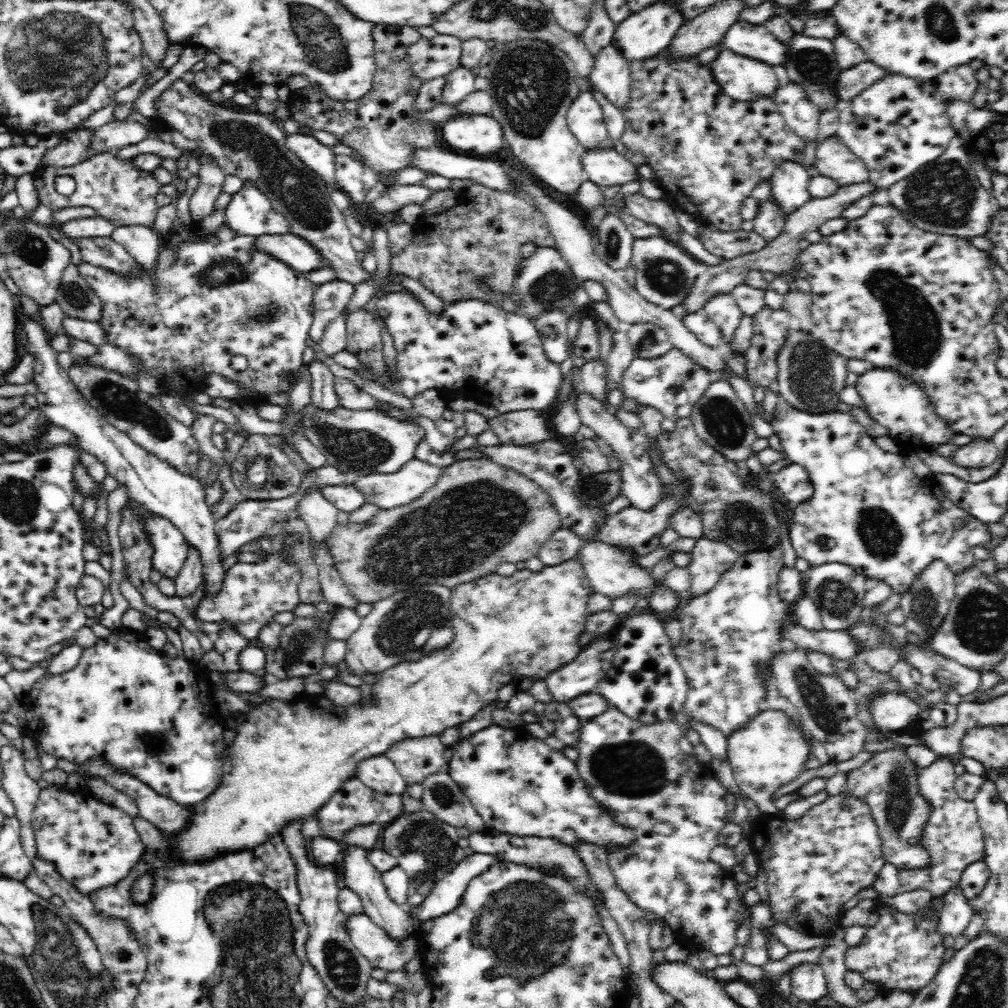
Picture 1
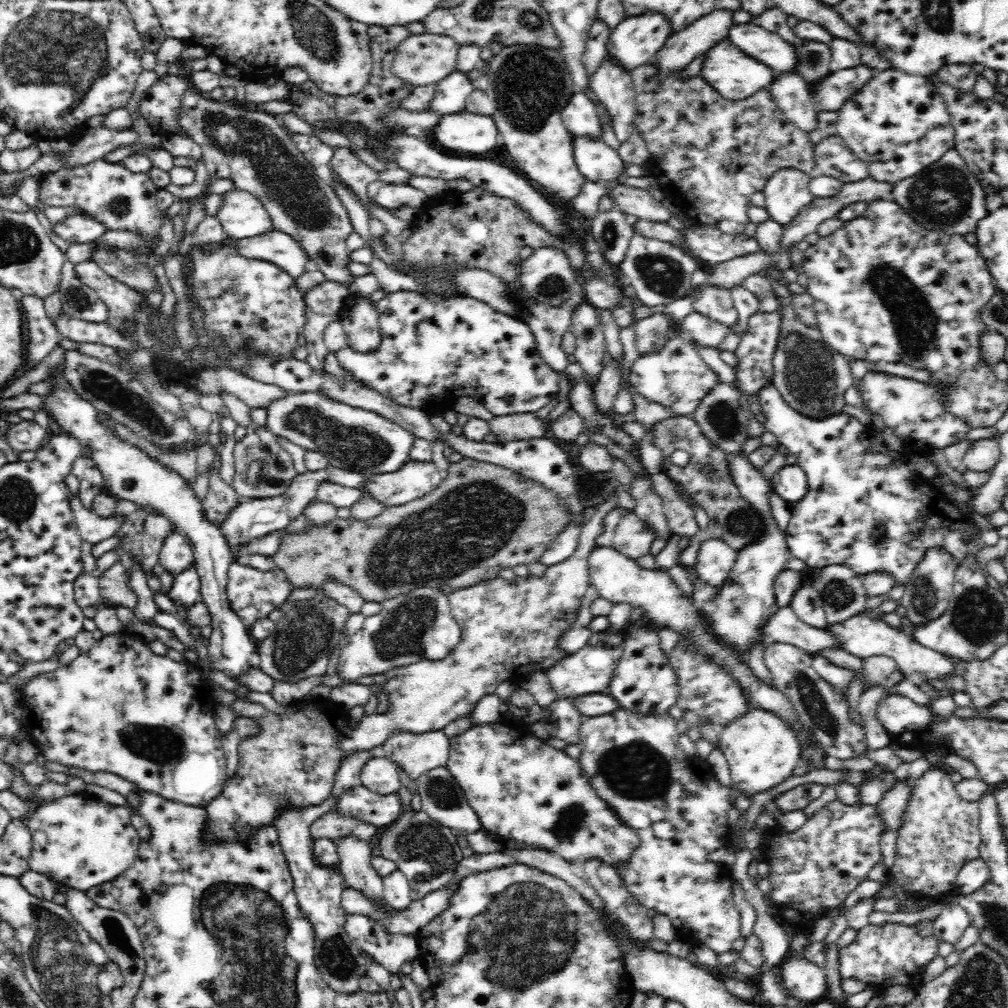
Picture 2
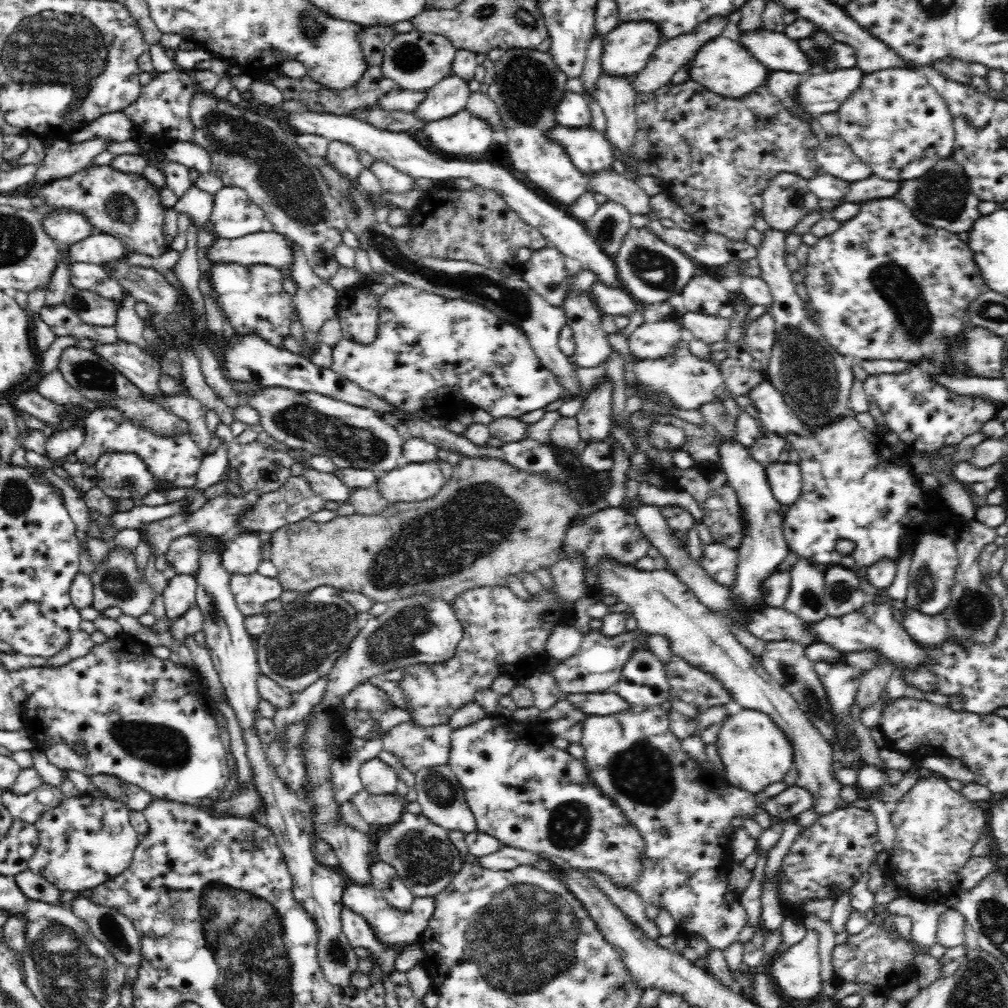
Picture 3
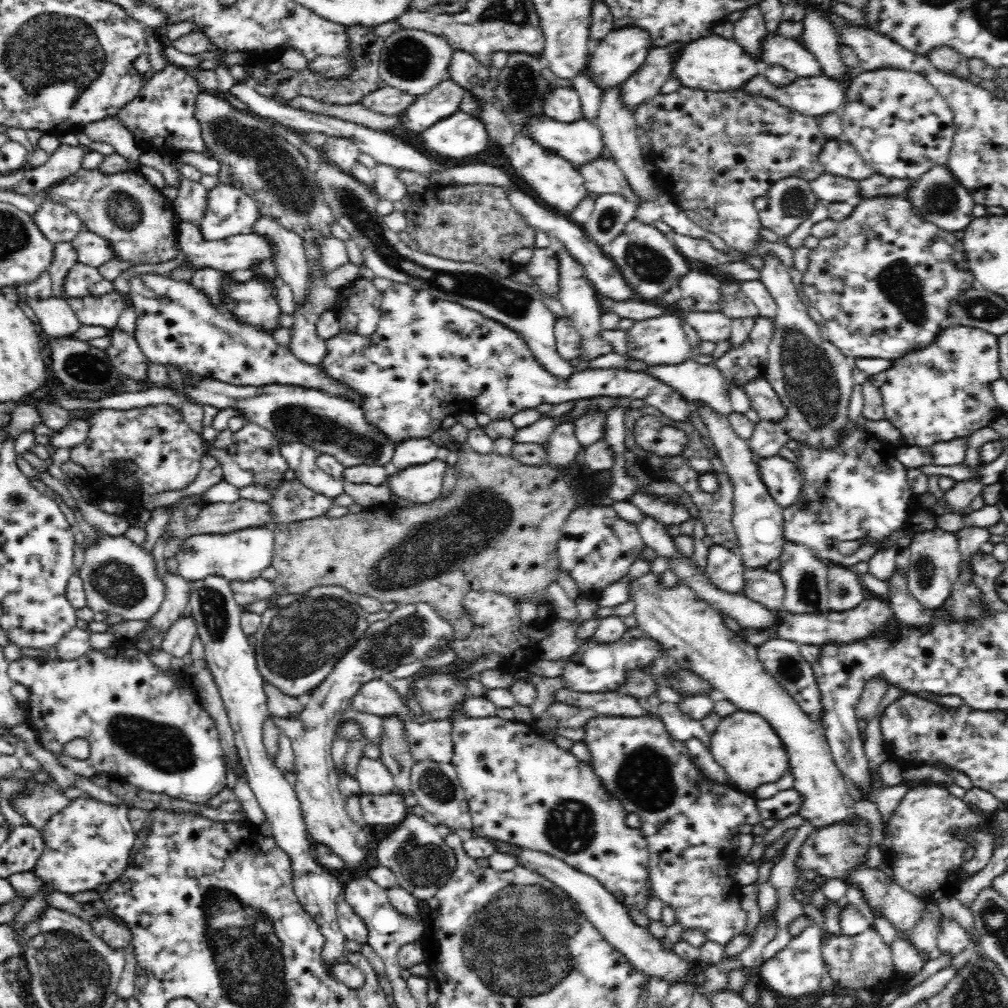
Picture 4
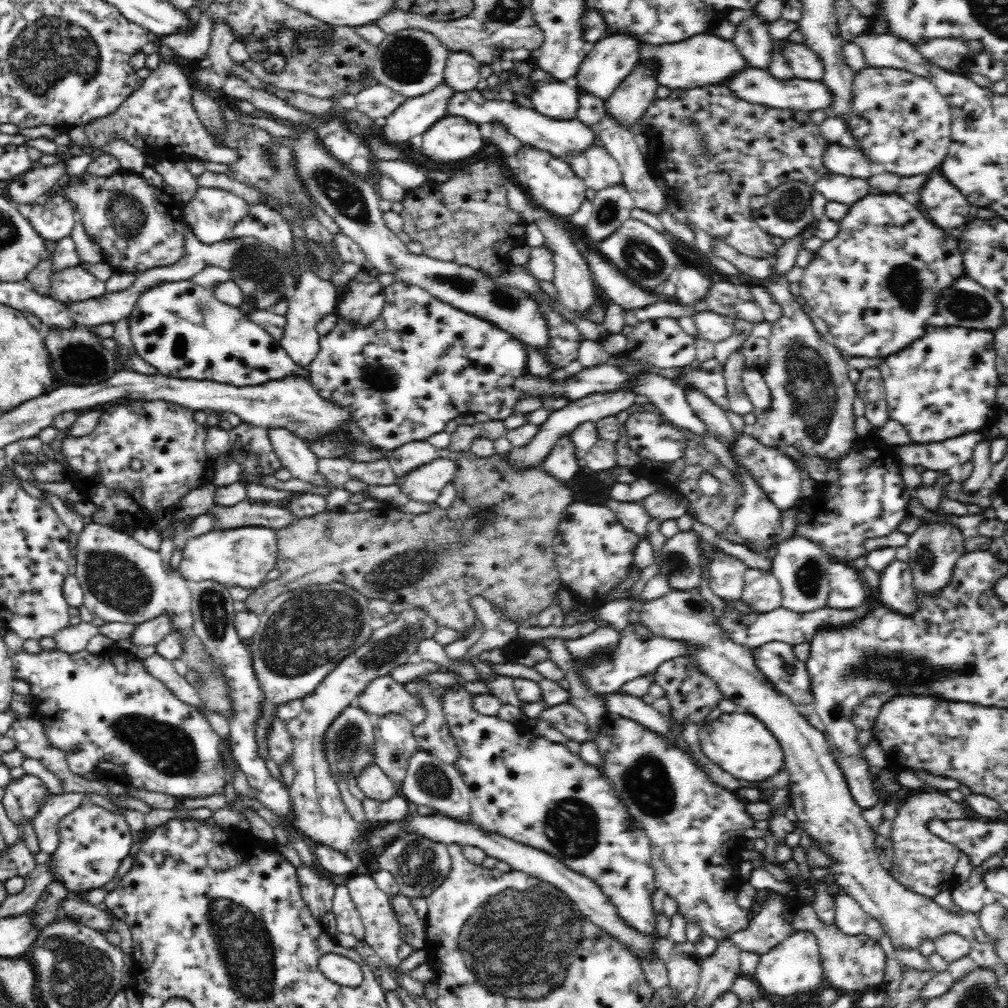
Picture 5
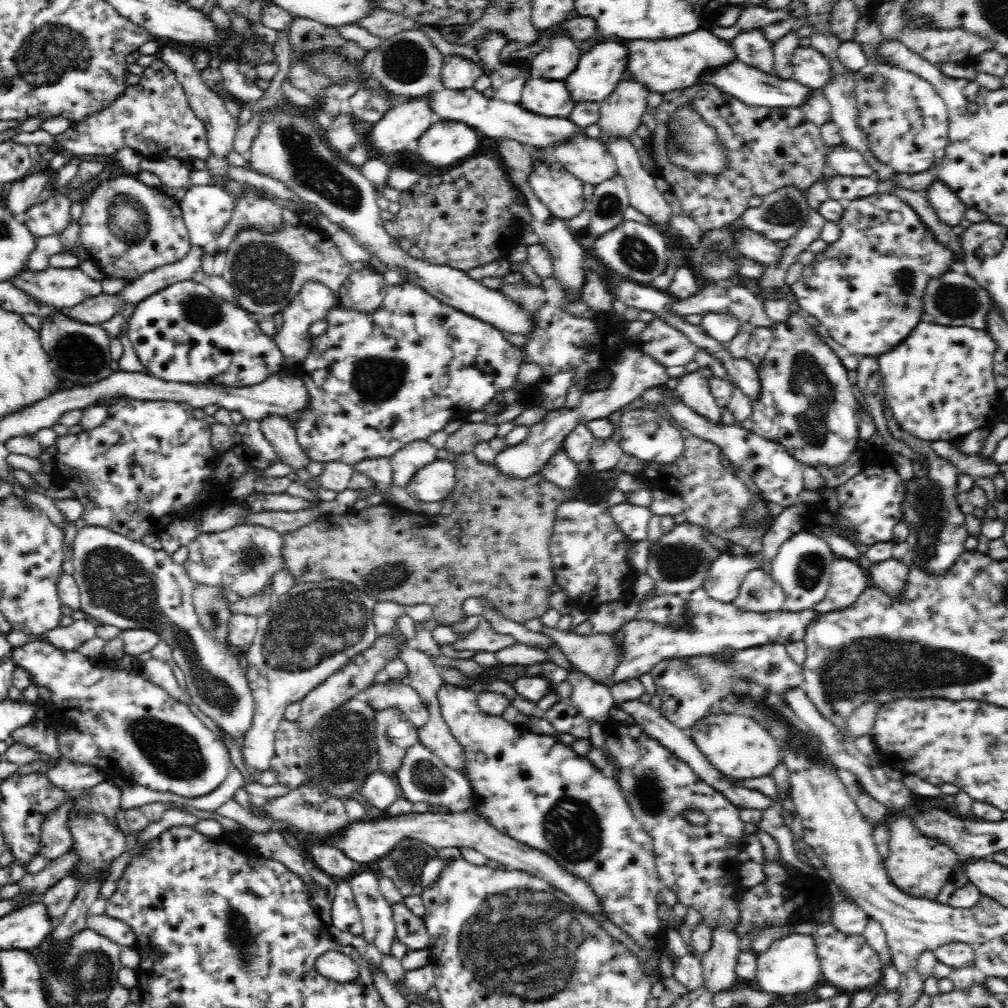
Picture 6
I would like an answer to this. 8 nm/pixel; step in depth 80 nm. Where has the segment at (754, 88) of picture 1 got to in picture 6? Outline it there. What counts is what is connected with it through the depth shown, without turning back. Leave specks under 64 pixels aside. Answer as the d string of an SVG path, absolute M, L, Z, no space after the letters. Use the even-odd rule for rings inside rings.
M701 29L670 39L624 39L622 43L628 49L628 64L622 79L636 81L644 85L648 91L662 94L688 88L698 83L698 74L710 70L712 66L737 59L730 43L717 38L710 29Z

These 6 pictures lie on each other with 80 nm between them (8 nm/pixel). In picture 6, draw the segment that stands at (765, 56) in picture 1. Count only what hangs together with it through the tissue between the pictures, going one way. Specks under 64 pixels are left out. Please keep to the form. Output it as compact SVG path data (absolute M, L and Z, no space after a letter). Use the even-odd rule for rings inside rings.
M804 43L793 50L793 79L812 90L822 89L833 79L829 58Z

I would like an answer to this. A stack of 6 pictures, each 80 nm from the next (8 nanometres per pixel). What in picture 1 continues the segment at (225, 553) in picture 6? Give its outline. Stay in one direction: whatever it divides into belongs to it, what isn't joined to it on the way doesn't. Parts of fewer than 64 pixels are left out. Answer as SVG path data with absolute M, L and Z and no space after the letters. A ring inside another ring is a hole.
M158 515L147 520L146 530L151 534L154 549L153 568L162 572L166 578L176 578L189 553L189 544L184 535L172 521Z

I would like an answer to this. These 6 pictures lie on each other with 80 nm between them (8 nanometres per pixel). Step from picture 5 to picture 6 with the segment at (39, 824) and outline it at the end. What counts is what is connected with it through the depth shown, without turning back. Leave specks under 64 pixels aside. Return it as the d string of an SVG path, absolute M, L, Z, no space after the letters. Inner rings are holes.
M71 800L65 802L57 811L51 812L42 825L42 856L52 860L72 851L74 838L67 825Z

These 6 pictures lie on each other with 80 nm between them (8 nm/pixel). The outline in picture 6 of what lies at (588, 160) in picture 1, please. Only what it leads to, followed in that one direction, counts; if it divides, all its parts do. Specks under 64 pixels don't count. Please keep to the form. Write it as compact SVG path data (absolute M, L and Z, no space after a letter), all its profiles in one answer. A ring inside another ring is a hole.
M444 87L440 90L426 92L426 94L418 97L428 99L430 111L438 116L440 120L462 122L490 141L497 136L501 136L502 138L517 140L529 147L548 148L552 144L564 142L564 140L568 140L568 138L584 131L584 128L572 123L567 118L539 115L527 111L520 107L518 103L487 98L473 88L452 90Z

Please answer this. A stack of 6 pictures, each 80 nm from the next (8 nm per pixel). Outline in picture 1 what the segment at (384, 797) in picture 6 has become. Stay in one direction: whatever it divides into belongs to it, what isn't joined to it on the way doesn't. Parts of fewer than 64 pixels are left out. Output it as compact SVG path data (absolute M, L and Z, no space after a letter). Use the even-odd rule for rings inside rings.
M385 754L371 756L359 762L356 777L379 793L401 795L407 790L407 782Z

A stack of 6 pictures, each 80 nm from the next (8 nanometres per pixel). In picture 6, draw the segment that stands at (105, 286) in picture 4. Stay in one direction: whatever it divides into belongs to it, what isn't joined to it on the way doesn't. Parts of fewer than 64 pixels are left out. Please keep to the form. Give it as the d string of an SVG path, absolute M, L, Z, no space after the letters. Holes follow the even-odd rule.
M26 266L26 268L22 268L16 276L12 276L6 282L14 285L16 289L26 292L26 295L32 297L38 305L52 306L60 310L72 308L76 304L84 302L87 298L102 294L100 281L87 276L79 267L48 267L42 272L34 272L30 267Z

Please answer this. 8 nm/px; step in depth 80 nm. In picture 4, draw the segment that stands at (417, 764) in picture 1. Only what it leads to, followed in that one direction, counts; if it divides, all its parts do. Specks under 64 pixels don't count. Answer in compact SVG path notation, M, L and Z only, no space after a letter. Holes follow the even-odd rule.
M432 718L419 726L408 724L407 737L413 760L451 762L454 749L449 719Z

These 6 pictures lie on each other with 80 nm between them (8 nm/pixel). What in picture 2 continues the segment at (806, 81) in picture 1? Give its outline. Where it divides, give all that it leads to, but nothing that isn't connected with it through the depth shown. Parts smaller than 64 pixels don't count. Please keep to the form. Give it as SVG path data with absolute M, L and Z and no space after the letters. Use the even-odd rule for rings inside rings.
M822 41L809 42L805 47L797 48L797 54L800 56L797 67L793 74L803 76L807 84L818 82L826 74L830 74L830 60L832 53L827 43Z

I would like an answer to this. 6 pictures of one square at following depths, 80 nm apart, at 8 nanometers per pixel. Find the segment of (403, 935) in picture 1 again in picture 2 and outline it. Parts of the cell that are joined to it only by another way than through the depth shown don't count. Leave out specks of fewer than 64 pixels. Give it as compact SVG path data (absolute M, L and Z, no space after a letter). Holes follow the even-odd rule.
M345 835L333 840L337 849L341 876L345 884L366 897L378 900L382 905L384 900L383 879L372 867L372 848L366 840L354 835Z

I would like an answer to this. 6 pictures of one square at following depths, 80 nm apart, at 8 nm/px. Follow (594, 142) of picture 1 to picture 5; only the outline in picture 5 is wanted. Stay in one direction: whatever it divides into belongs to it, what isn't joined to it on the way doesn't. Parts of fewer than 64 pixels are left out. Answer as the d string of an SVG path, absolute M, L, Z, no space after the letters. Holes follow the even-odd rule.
M534 82L532 92L528 94L530 108L556 120L576 119L580 94L569 82Z

